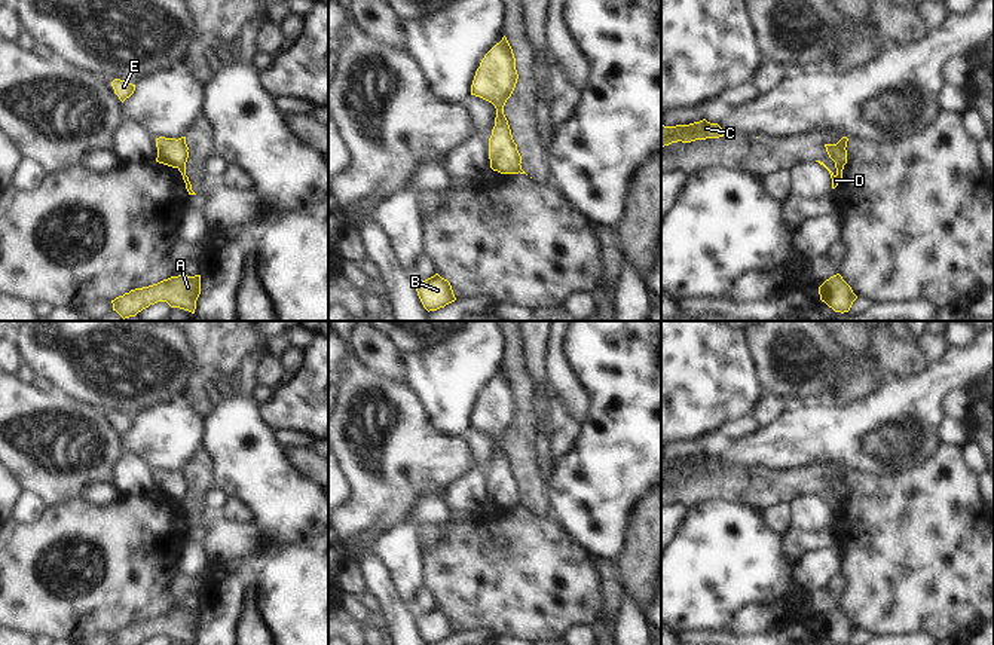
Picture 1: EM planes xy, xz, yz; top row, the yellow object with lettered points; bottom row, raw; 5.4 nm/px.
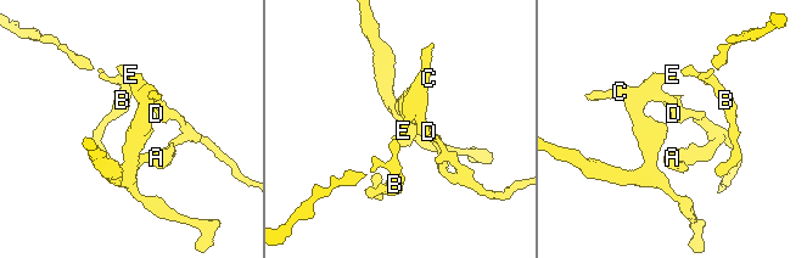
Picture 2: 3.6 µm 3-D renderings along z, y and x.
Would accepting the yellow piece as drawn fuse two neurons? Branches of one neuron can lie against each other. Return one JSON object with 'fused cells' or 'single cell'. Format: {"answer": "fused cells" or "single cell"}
{"answer": "fused cells"}

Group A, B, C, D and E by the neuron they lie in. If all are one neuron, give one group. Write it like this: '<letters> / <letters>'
A D / B C E

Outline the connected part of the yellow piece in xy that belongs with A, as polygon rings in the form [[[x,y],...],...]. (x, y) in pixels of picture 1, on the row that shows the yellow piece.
[[[178,275],[157,284],[135,288],[111,300],[113,311],[123,320],[135,317],[143,309],[157,302],[166,302],[171,308],[180,308],[195,314],[201,294],[201,275]]]

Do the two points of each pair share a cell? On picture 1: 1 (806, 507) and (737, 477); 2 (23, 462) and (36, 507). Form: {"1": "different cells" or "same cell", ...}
{"1": "different cells", "2": "different cells"}

